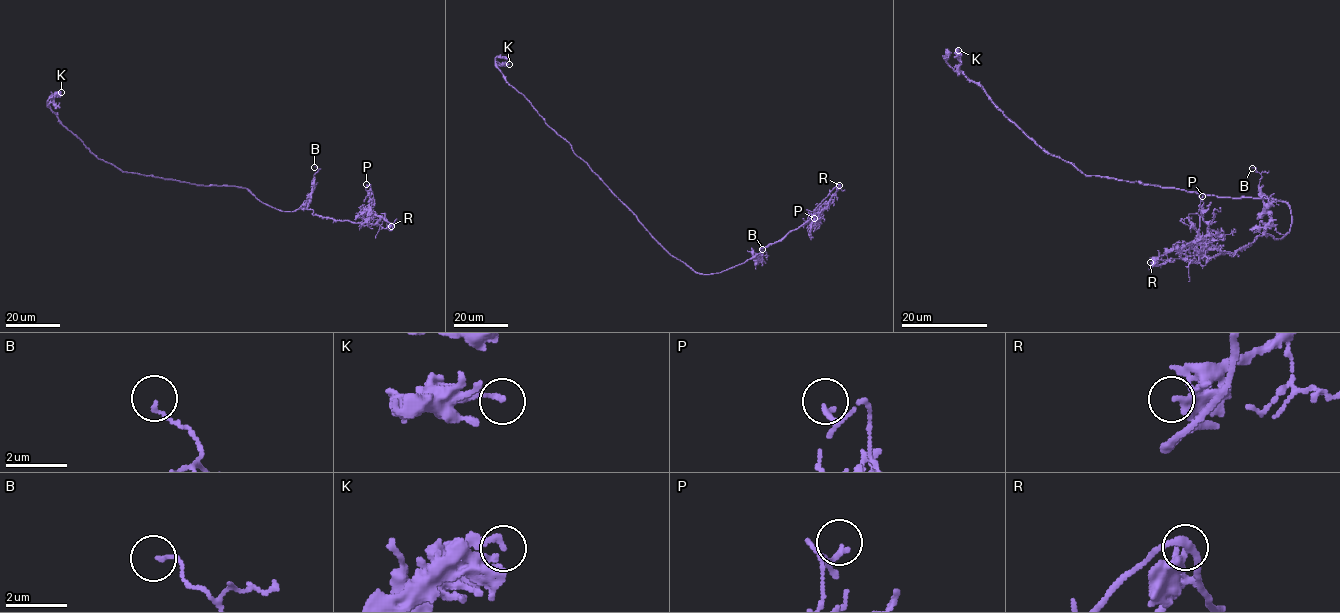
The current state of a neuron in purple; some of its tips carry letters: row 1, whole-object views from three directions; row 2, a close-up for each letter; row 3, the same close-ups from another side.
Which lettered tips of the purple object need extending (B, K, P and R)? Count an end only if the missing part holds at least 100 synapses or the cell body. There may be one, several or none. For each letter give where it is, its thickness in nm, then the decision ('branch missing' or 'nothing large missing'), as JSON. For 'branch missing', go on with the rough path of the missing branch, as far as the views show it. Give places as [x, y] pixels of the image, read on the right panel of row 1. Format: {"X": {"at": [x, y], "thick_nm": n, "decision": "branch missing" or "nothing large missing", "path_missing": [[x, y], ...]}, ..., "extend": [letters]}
{"B": {"at": [1252, 168], "thick_nm": 110, "decision": "nothing large missing"}, "K": {"at": [958, 50], "thick_nm": 200, "decision": "nothing large missing"}, "P": {"at": [1202, 196], "thick_nm": 110, "decision": "nothing large missing"}, "R": {"at": [1150, 262], "thick_nm": 280, "decision": "nothing large missing"}, "extend": []}

